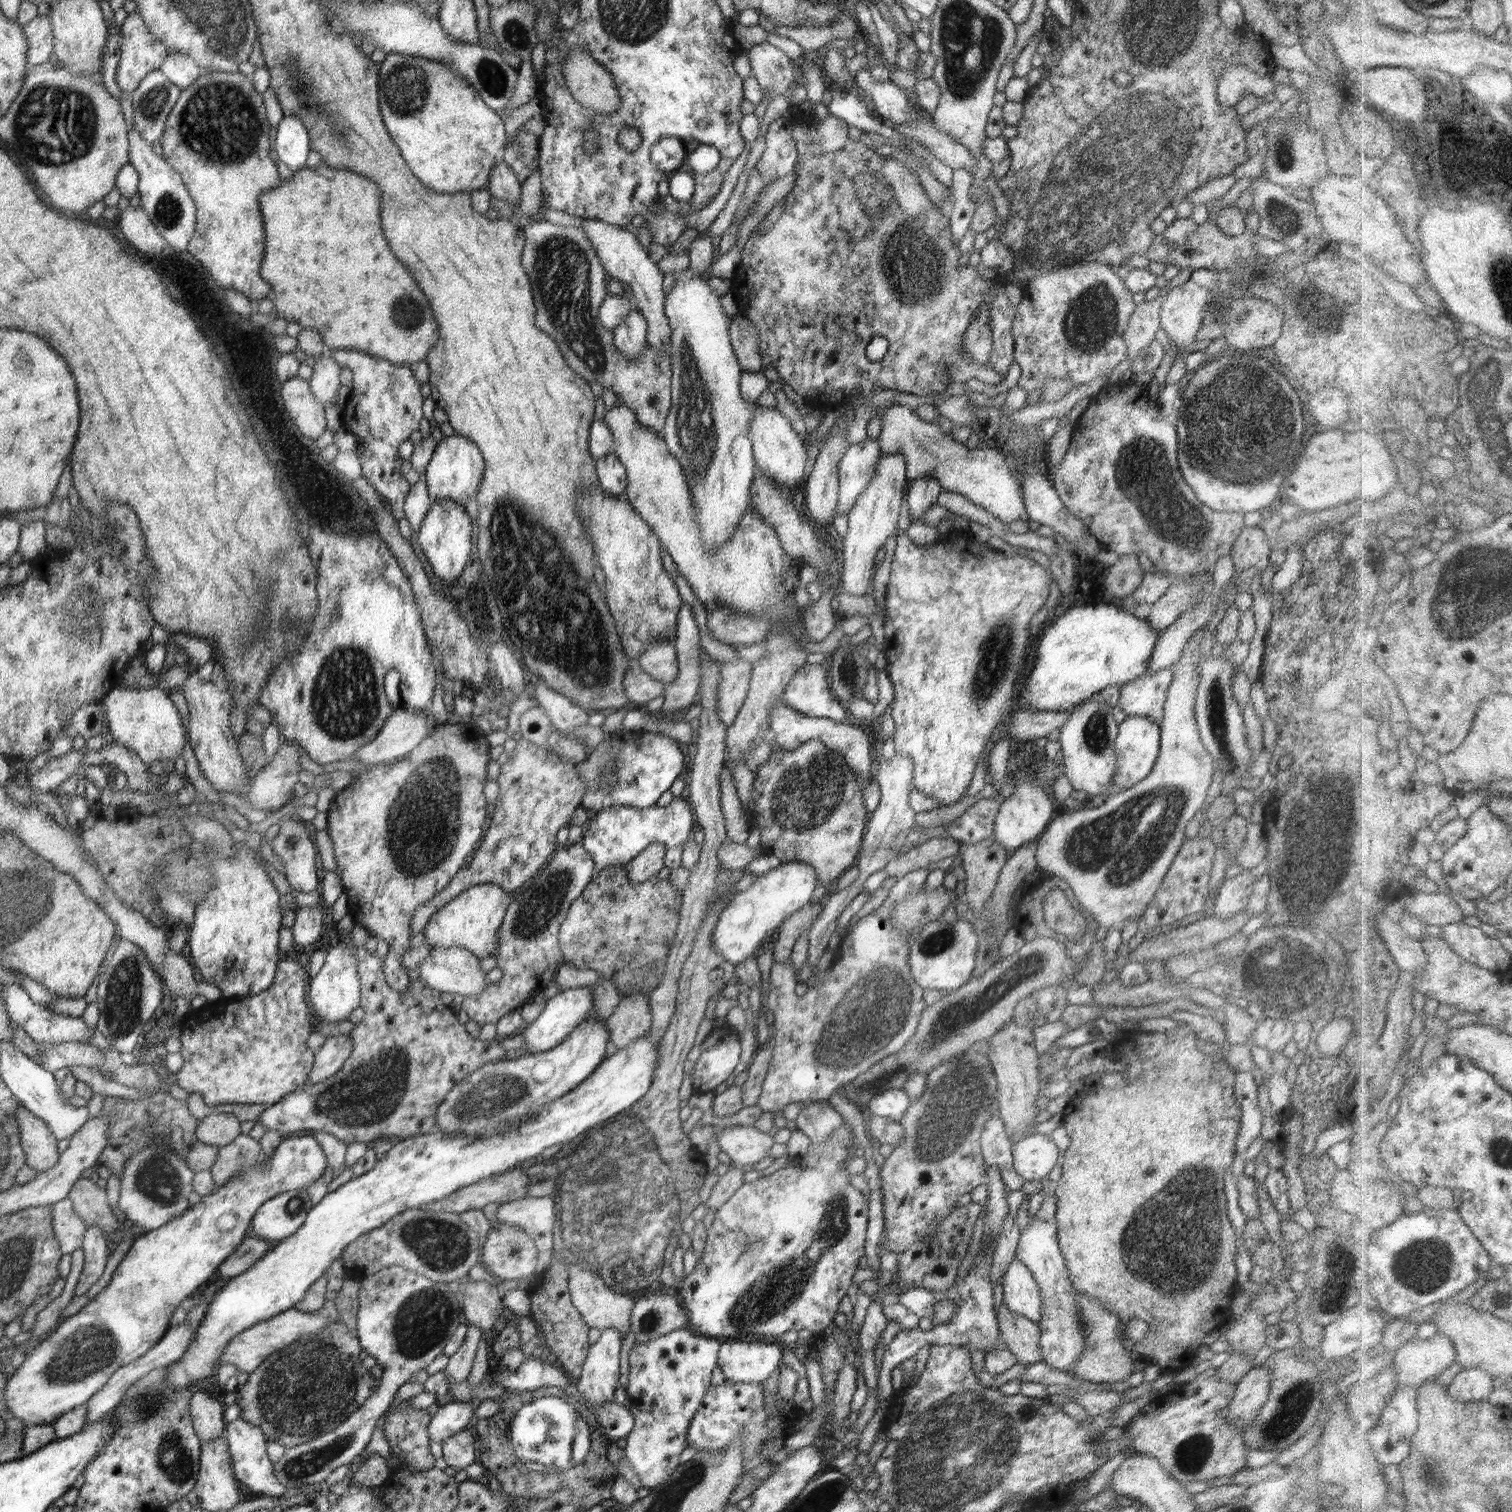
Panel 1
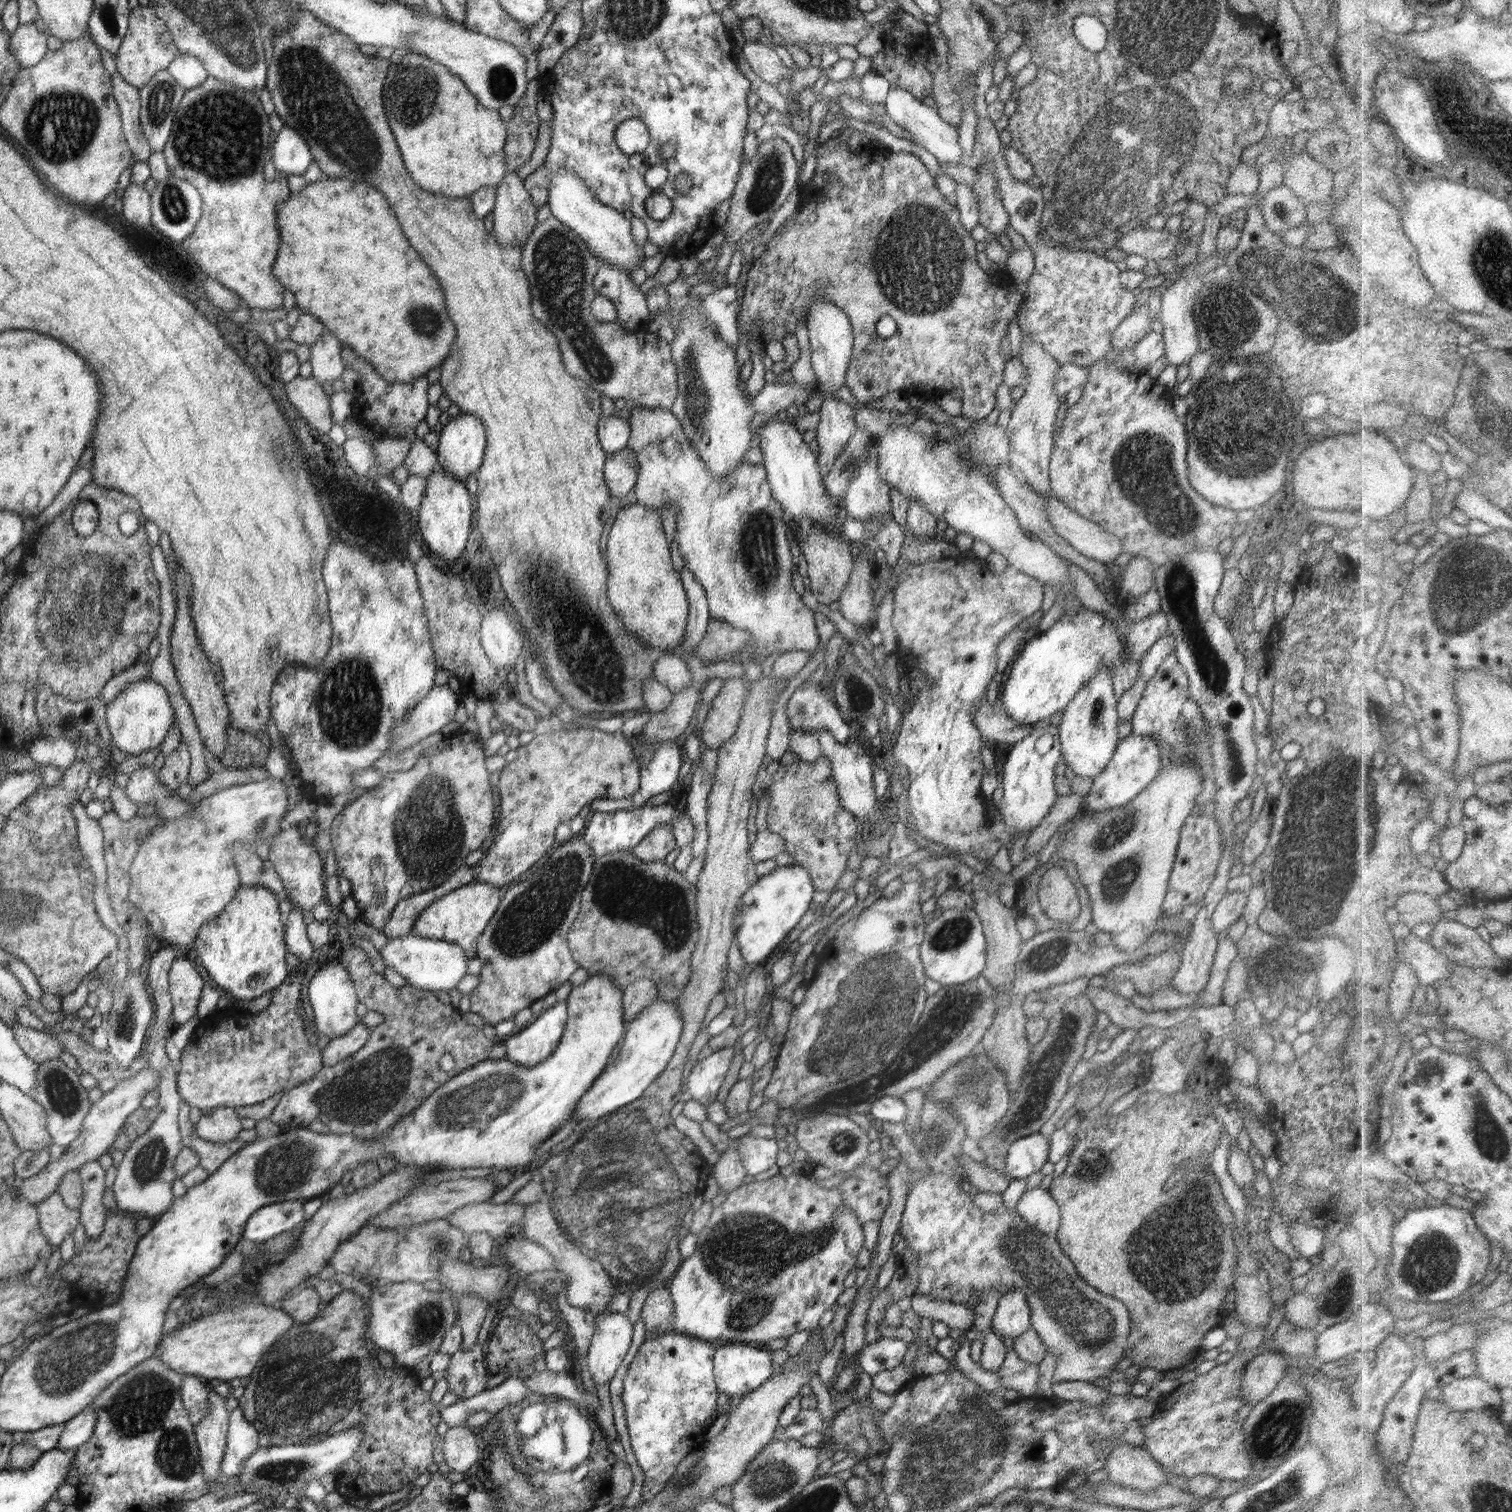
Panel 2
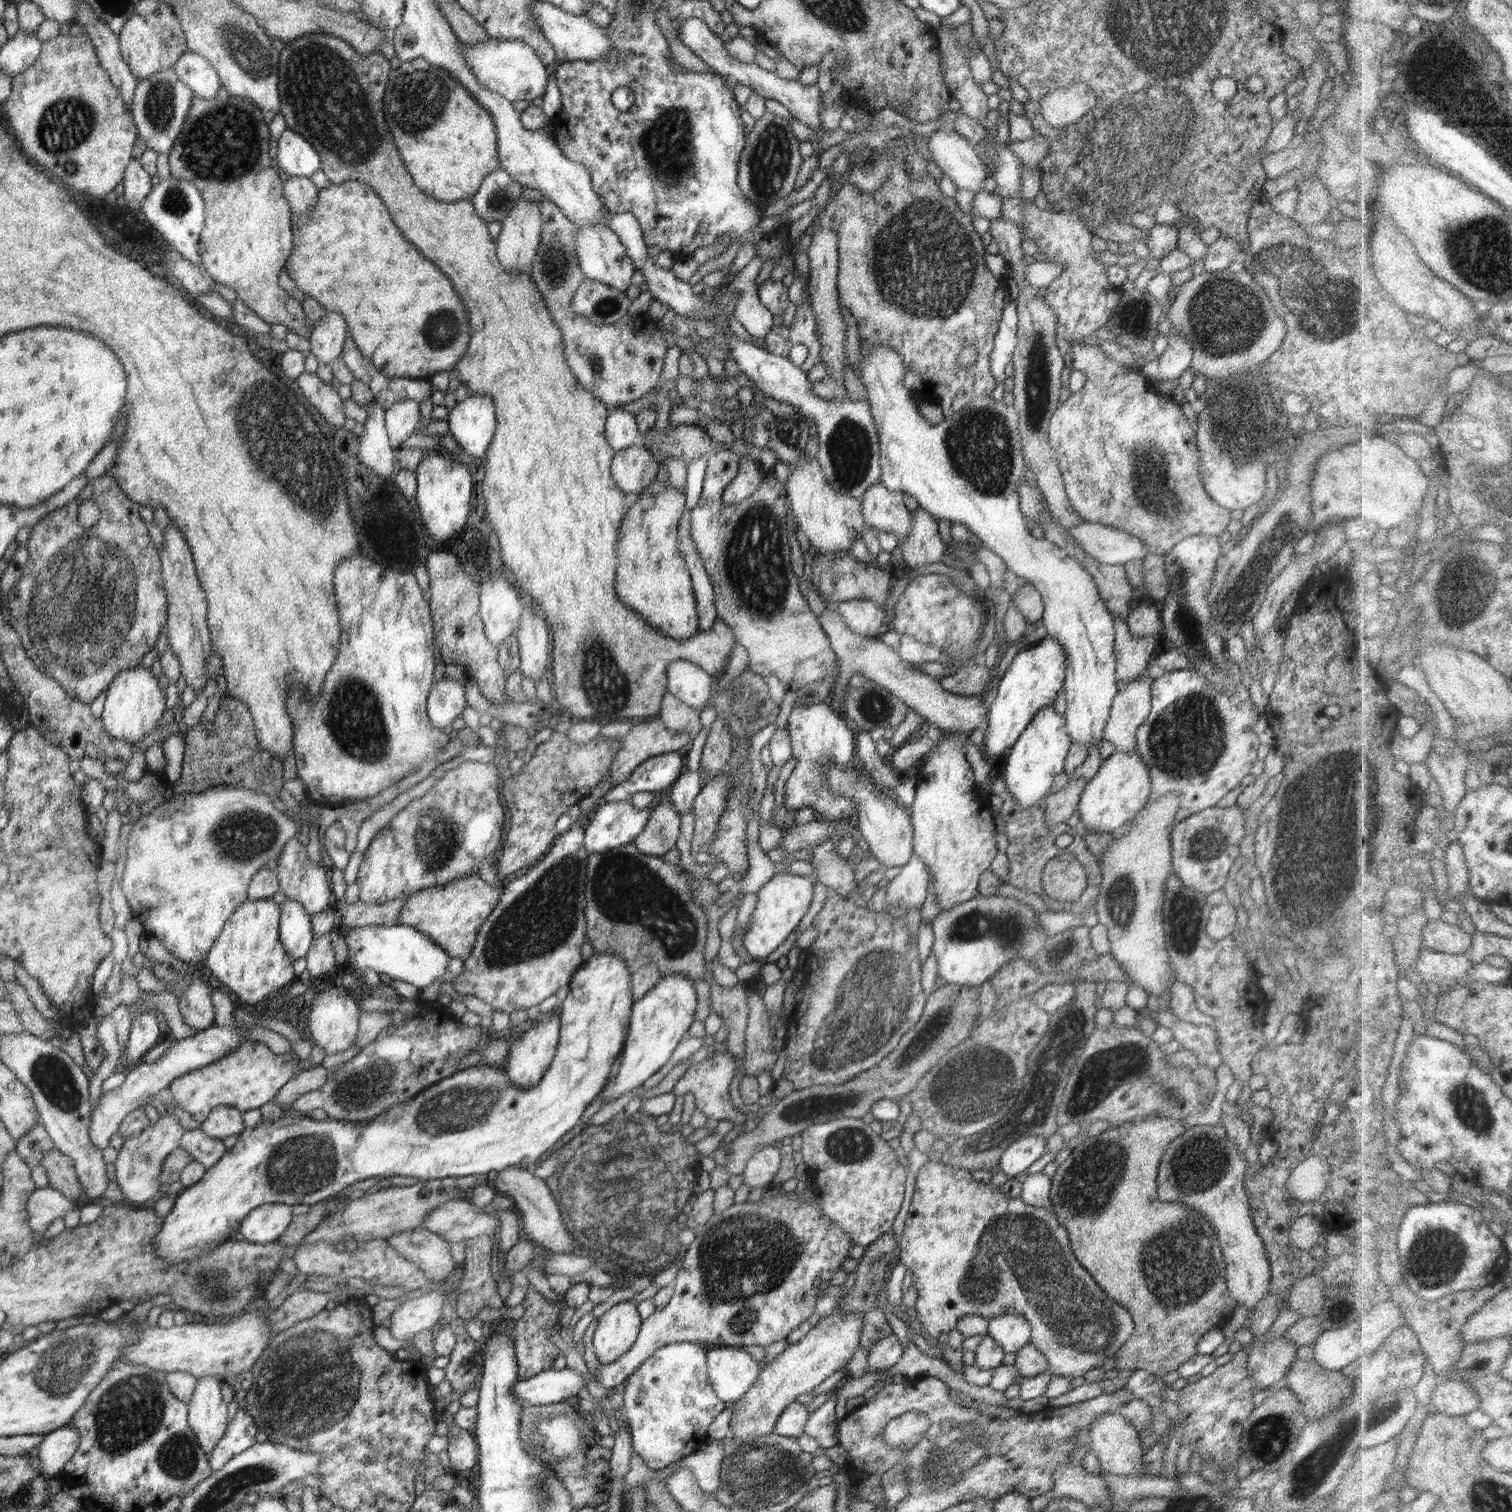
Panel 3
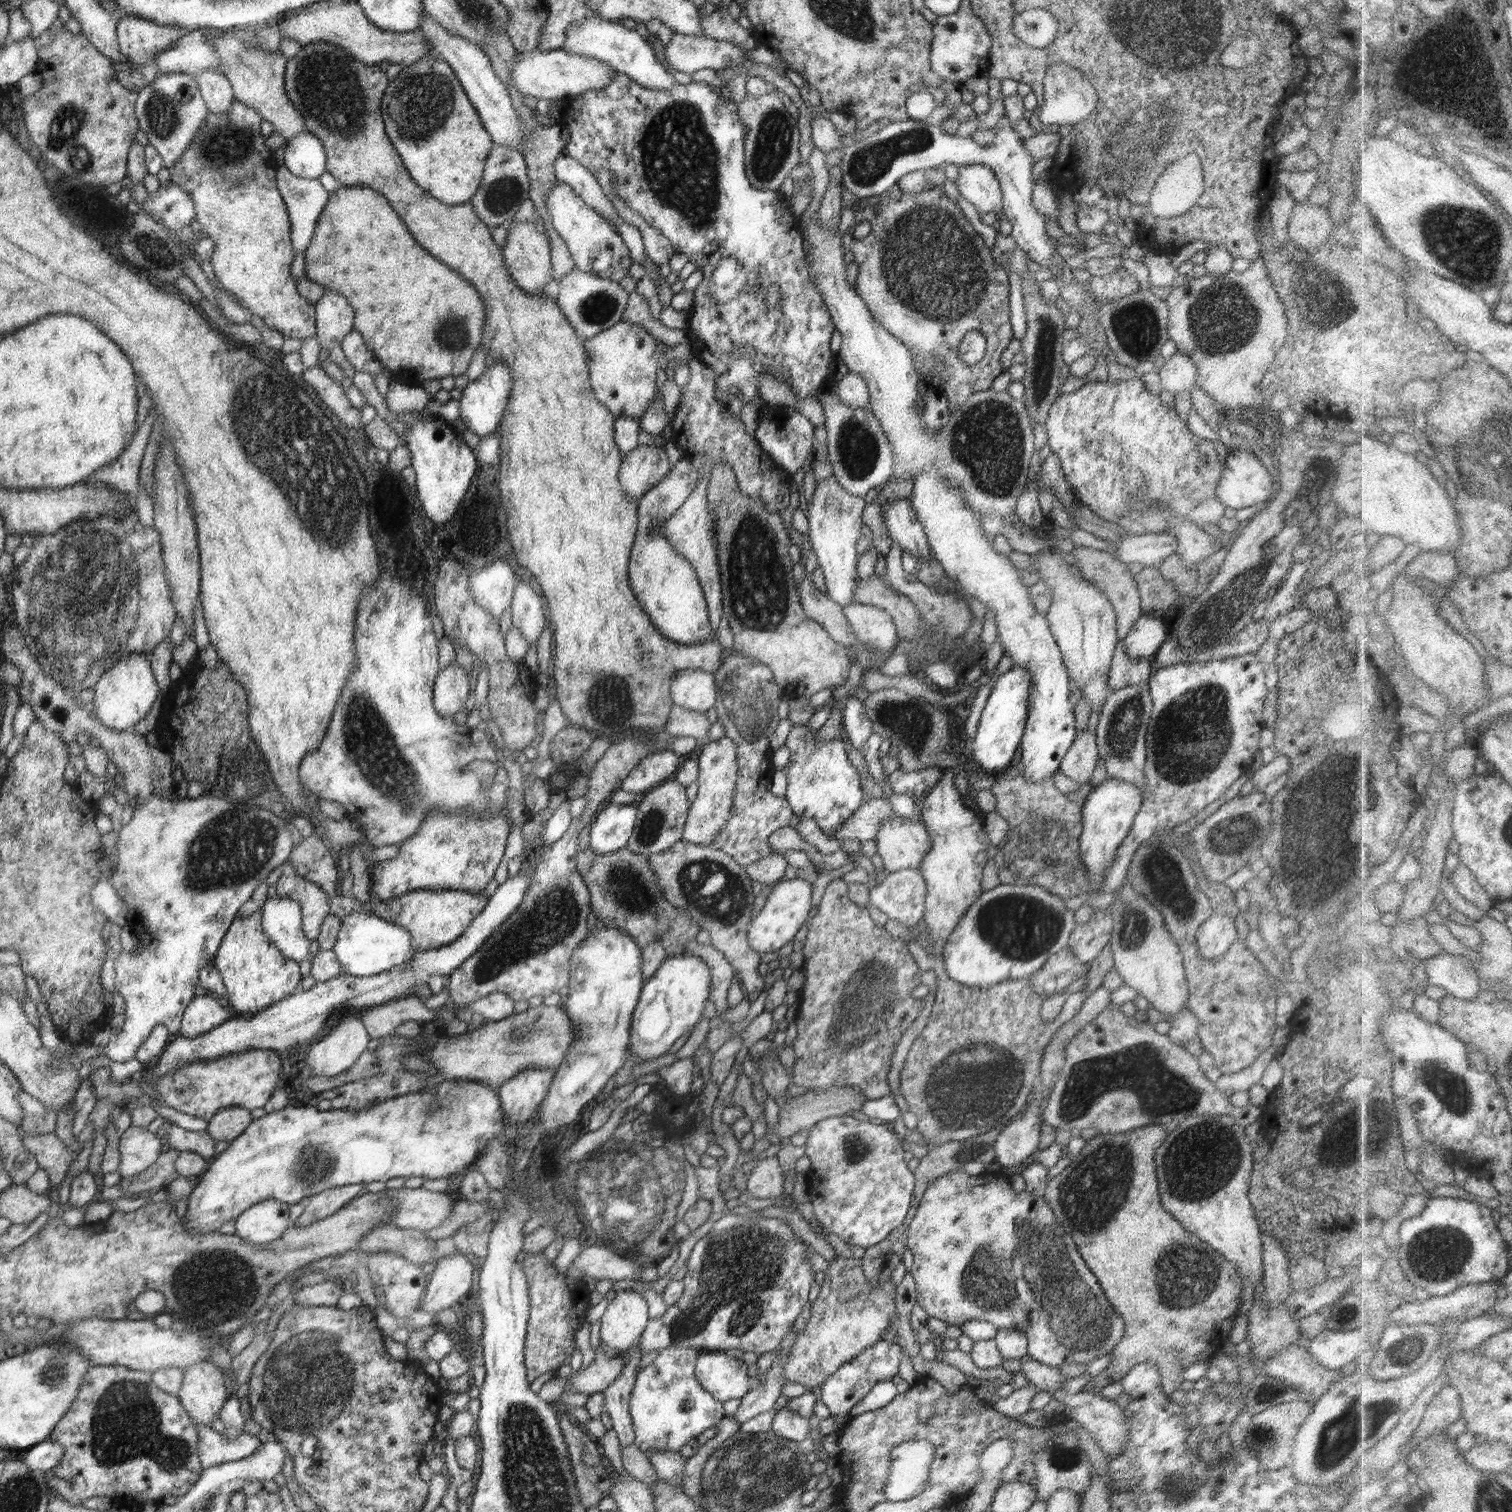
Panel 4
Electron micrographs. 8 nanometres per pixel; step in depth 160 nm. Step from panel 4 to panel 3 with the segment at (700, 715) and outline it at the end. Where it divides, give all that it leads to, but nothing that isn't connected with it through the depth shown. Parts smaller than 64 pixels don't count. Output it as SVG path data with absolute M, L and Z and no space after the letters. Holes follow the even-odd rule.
M666 691L657 716L670 730L686 731L695 736L700 732L703 725L700 722L699 714L698 710L680 702Z

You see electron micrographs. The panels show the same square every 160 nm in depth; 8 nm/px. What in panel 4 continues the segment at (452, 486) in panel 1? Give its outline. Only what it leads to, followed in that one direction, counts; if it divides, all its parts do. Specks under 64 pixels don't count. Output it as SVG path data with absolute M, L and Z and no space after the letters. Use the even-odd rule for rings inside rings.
M495 362L486 366L485 371L475 381L470 381L462 391L459 419L478 438L497 433L506 408L509 406L509 394L512 391L513 377L508 364Z

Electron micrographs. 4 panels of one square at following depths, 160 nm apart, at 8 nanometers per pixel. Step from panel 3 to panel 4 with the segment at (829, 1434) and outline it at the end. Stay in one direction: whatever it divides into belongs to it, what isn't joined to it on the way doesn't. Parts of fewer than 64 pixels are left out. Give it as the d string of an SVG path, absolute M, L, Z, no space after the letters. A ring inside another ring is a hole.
M880 1339L826 1379L817 1389L818 1399L826 1404L832 1415L849 1413L852 1406L858 1404L874 1384L891 1381L898 1374L902 1351L903 1348L899 1344Z

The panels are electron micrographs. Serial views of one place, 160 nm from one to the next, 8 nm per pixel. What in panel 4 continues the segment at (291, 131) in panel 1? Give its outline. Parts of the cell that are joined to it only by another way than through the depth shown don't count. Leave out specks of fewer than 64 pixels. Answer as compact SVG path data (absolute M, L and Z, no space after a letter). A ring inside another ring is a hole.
M300 132L284 150L284 165L300 178L317 179L326 171L327 155L320 139L310 132Z

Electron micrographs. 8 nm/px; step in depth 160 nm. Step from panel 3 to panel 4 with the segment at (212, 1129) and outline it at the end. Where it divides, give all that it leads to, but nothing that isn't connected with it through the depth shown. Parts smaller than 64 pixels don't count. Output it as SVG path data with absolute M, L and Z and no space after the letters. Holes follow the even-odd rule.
M242 1107L220 1108L208 1124L207 1132L216 1141L232 1142L254 1122L250 1110Z

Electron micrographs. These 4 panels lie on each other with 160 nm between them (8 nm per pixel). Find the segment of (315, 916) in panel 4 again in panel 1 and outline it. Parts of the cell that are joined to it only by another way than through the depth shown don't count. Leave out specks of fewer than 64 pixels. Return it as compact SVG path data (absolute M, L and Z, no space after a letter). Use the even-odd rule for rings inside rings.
M296 818L284 820L280 824L280 829L277 836L270 842L272 850L283 860L285 866L285 876L290 884L290 888L294 890L310 893L314 892L320 884L318 872L316 872L316 848L314 842L310 838L312 834L306 828L306 822L296 822Z

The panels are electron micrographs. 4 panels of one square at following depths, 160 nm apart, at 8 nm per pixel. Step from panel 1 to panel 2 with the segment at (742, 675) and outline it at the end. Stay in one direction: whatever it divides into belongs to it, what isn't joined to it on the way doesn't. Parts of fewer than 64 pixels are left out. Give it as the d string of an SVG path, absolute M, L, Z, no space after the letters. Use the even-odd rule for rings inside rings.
M742 677L724 682L700 728L704 747L719 751L720 746L734 736L747 694Z

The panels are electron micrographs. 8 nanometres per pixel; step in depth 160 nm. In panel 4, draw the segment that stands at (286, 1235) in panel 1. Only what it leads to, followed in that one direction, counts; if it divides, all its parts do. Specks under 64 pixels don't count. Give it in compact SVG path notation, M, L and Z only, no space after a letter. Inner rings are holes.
M272 1199L255 1204L234 1219L235 1236L253 1244L281 1239L292 1226L290 1208L290 1204Z

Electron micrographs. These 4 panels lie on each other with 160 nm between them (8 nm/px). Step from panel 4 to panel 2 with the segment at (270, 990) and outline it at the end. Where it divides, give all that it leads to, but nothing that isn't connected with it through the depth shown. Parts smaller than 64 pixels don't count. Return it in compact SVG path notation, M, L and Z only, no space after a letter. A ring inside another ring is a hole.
M242 884L239 887L237 898L198 931L194 952L210 978L230 992L238 1004L248 1006L268 990L280 987L288 978L288 964L284 960L286 918L278 908L280 898L276 898L277 894L268 888Z

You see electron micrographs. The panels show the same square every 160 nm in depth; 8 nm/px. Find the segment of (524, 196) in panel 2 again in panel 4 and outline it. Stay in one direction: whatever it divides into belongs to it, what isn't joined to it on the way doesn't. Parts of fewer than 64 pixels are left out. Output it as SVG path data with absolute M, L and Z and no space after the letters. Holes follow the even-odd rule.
M516 221L512 223L502 249L506 266L508 266L510 274L513 275L513 279L517 281L520 288L533 295L544 293L544 286L553 280L551 277L551 246L546 234L537 227L537 224L532 221Z

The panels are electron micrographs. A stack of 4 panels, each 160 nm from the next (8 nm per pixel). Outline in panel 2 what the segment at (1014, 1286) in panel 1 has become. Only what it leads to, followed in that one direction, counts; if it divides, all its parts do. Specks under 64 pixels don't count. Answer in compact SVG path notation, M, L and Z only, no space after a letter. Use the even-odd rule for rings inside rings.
M1014 1287L999 1298L993 1316L992 1332L1014 1338L1025 1333L1030 1327L1030 1305L1025 1294Z

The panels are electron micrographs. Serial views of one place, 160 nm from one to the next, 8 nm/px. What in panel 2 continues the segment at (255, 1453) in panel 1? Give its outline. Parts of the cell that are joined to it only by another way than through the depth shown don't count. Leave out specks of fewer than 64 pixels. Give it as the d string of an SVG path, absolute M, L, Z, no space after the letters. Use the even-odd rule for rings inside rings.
M238 1406L230 1413L229 1446L221 1463L222 1475L239 1476L245 1462L258 1450L258 1429L246 1420L243 1410Z

